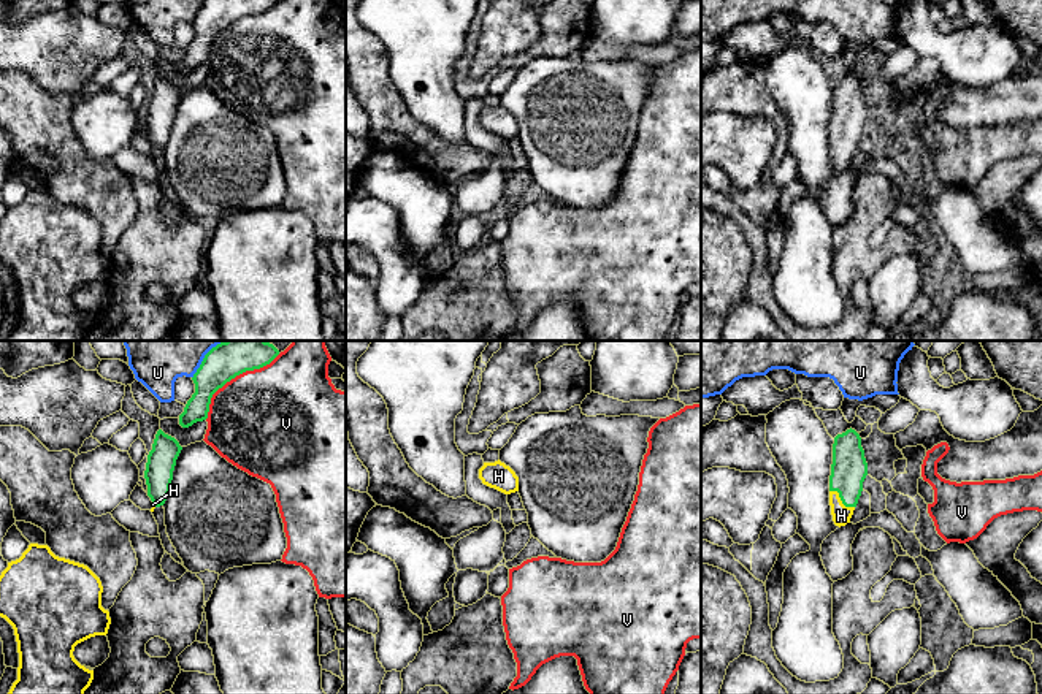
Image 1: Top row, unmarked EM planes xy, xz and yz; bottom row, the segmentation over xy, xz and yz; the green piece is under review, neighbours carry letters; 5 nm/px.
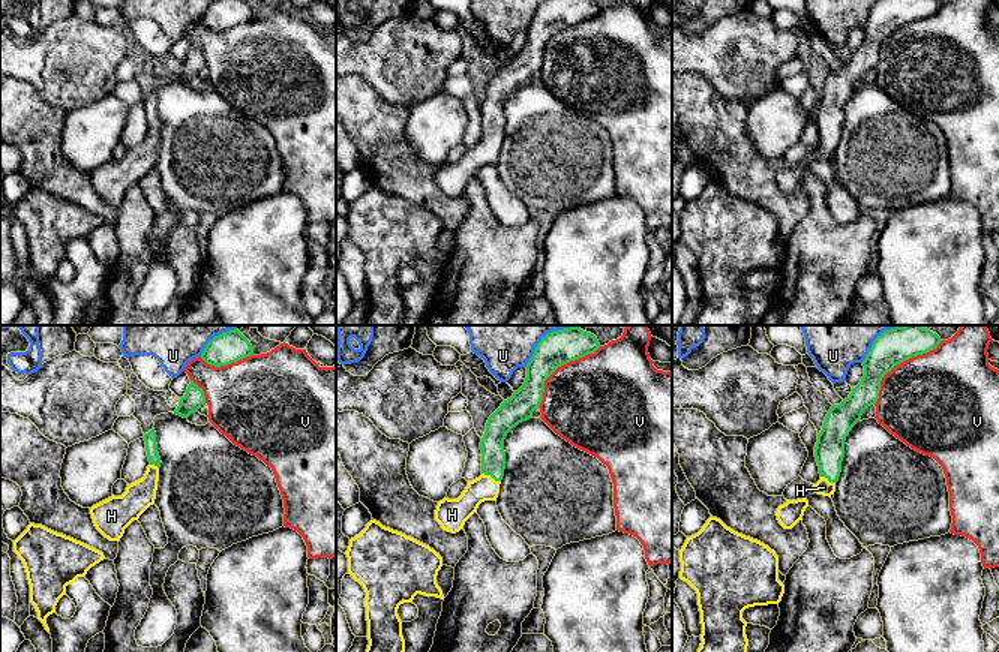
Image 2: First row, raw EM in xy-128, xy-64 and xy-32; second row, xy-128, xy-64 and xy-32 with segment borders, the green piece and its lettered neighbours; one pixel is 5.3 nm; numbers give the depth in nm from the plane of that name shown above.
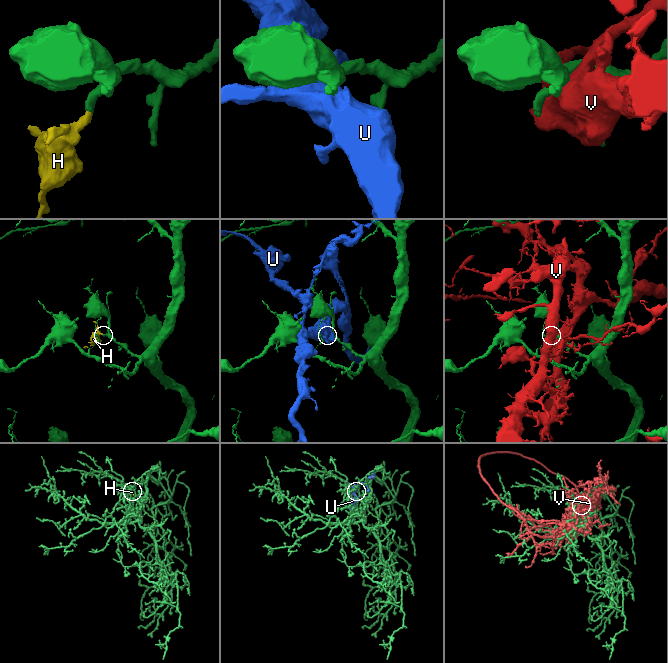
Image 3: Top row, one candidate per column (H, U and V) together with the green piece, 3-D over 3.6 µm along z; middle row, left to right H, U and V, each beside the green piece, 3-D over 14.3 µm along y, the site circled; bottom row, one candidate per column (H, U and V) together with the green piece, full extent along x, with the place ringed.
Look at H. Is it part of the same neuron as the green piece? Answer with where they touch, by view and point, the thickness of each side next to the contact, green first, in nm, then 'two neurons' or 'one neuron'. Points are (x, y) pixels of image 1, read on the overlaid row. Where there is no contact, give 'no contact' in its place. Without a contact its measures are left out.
yz (841, 499) | 190/100 nm | one neuron

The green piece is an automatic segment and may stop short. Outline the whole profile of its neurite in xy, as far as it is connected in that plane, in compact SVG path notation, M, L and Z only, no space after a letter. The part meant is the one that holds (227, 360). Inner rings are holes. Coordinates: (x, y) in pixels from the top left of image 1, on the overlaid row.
M225 341L213 347L193 374L195 393L179 415L189 428L208 418L213 395L236 376L270 364L279 350L266 341Z

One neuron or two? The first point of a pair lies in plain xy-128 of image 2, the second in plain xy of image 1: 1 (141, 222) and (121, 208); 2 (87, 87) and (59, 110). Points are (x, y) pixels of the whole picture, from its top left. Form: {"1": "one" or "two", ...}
{"1": "two", "2": "two"}

